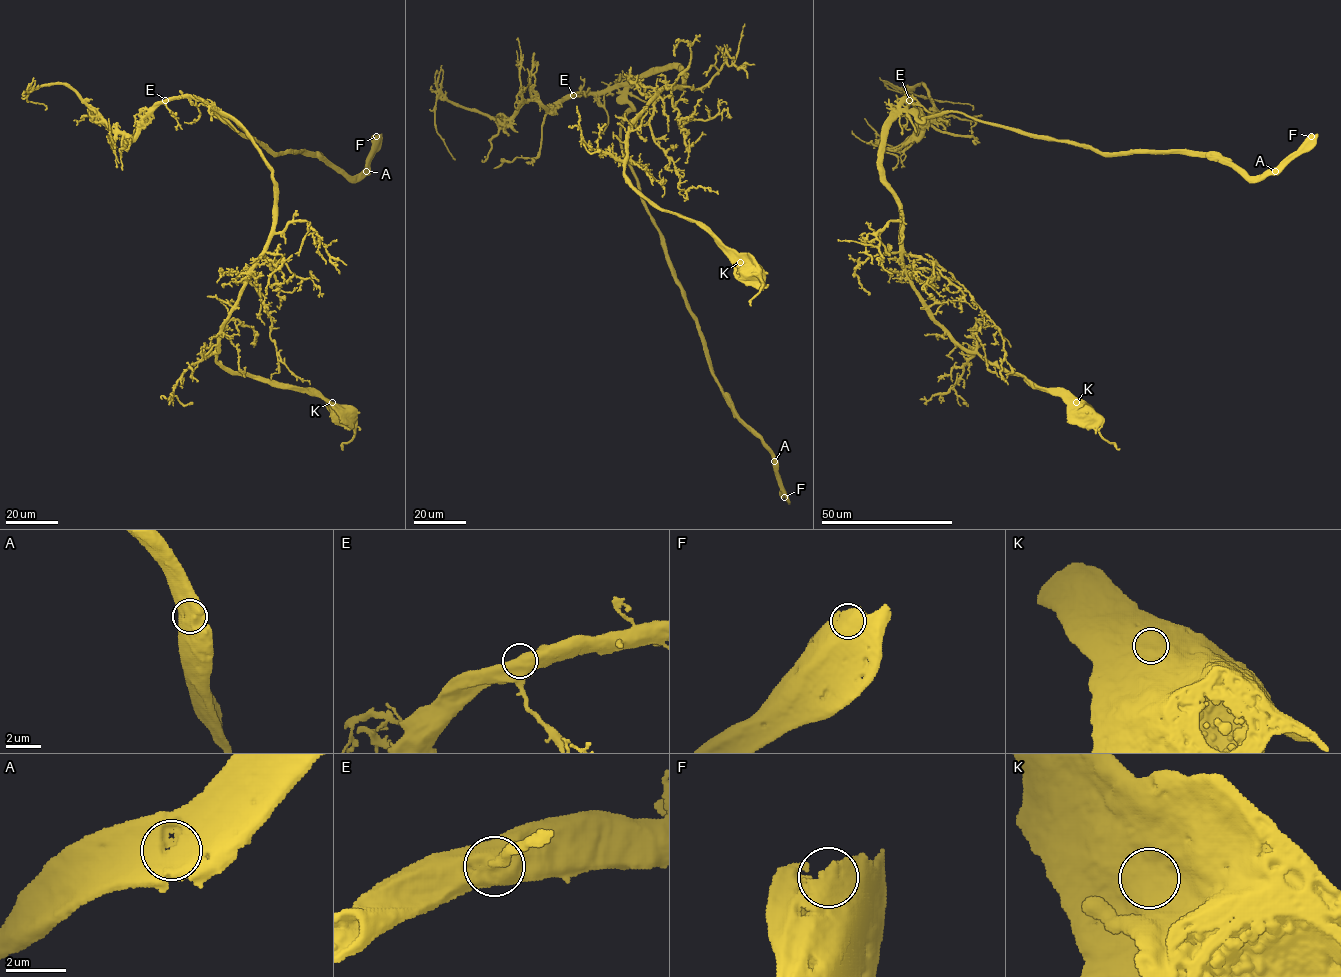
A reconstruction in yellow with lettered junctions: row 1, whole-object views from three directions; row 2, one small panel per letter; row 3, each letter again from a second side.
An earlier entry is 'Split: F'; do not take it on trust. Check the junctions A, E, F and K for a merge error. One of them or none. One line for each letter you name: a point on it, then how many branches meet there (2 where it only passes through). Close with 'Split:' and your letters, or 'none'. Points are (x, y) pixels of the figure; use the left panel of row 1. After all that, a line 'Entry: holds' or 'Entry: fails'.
Split: none
Entry: fails

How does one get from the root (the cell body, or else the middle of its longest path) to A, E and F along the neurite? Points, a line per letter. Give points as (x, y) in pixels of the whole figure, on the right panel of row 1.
A: (1082, 416), (934, 318), (904, 266), (889, 124), (961, 112), (1100, 153), (1275, 171)
E: (1082, 416), (1062, 396), (967, 352), (934, 318), (906, 272), (899, 201), (885, 179), (882, 135), (909, 100)
F: (1082, 416), (934, 318), (904, 266), (889, 124), (961, 112), (1100, 153), (1219, 154), (1250, 176), (1311, 136)

